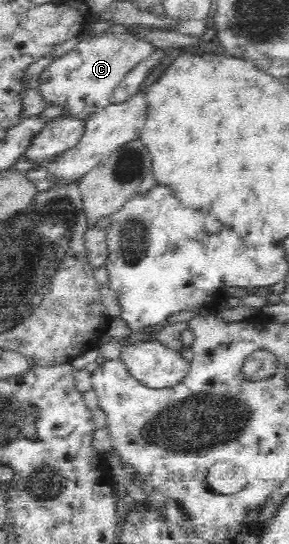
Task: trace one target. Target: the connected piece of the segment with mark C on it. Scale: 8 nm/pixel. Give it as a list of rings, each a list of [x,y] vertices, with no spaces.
[[[134,24],[112,25],[99,36],[91,35],[81,39],[77,46],[58,59],[54,59],[39,74],[38,92],[46,103],[59,105],[65,109],[65,114],[82,118],[87,117],[97,109],[110,104],[114,88],[124,79],[124,76],[156,49],[146,38],[140,38]]]

